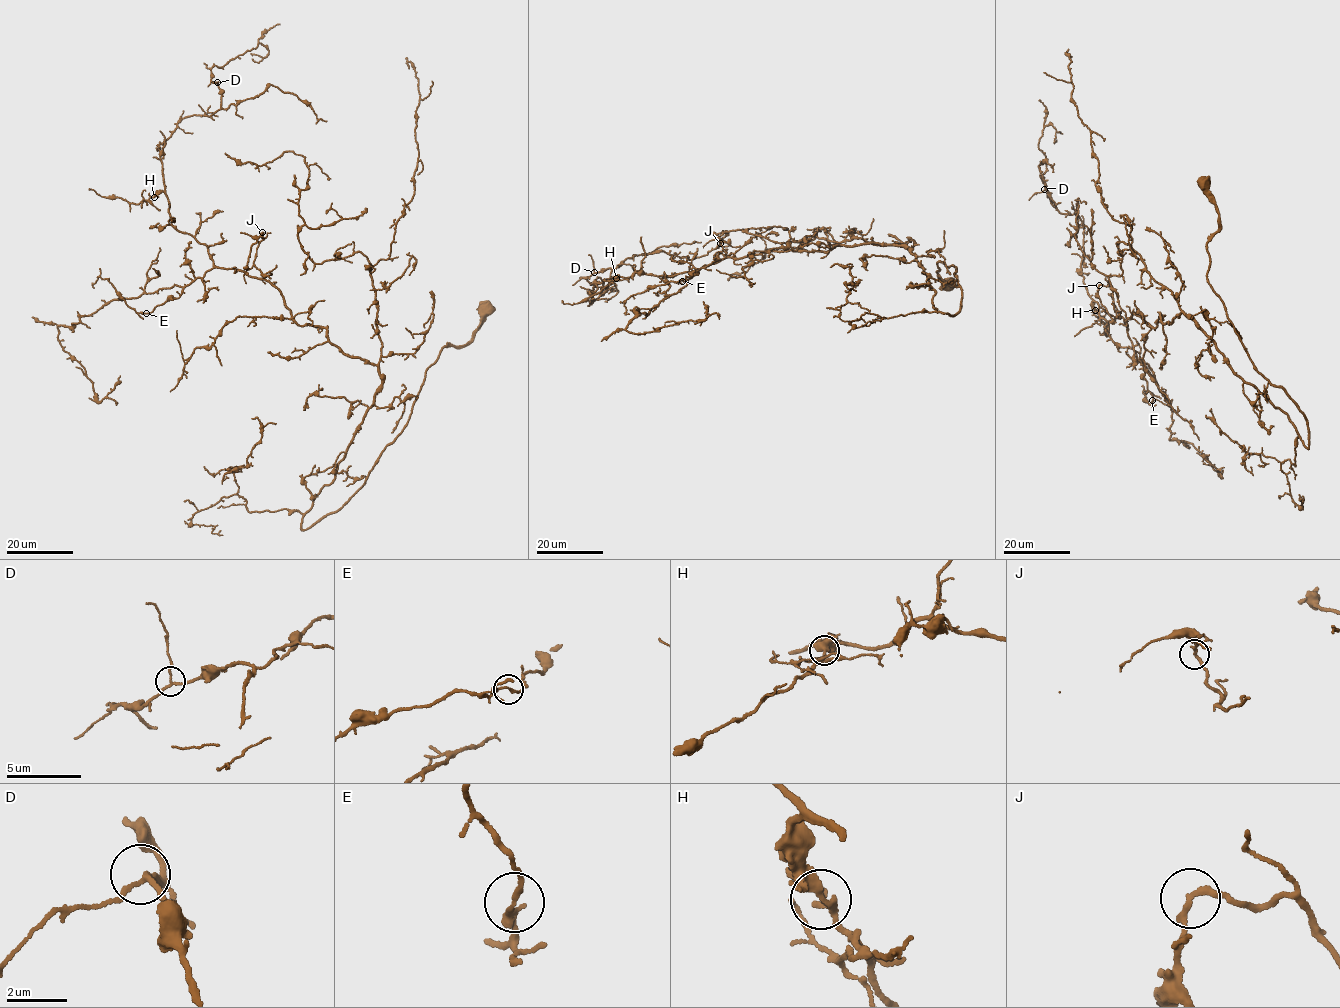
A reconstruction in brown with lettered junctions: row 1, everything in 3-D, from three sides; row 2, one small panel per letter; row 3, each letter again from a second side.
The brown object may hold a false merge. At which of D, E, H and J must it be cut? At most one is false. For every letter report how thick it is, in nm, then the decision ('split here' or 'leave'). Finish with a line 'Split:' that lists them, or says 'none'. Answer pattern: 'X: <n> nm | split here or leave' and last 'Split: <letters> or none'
D: 160 nm | leave
E: 140 nm | leave
H: 300 nm | leave
J: 200 nm | leave
Split: none

